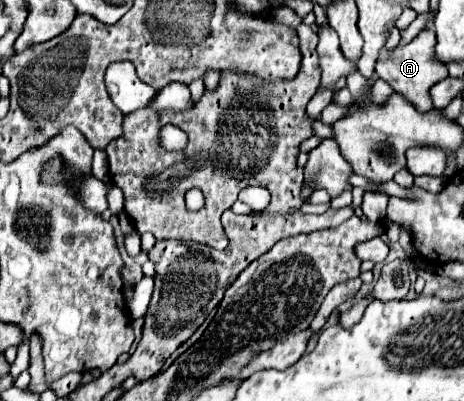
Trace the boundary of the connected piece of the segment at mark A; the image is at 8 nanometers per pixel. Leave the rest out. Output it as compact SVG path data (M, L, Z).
M422 29L410 43L394 47L390 51L388 59L382 59L376 63L376 75L380 79L384 79L386 83L390 83L390 87L394 91L400 91L404 97L408 97L408 101L412 101L416 105L416 109L420 109L420 111L434 107L428 91L436 81L442 81L448 75L446 65L440 65L440 61L432 61L432 45L436 45L434 31Z

